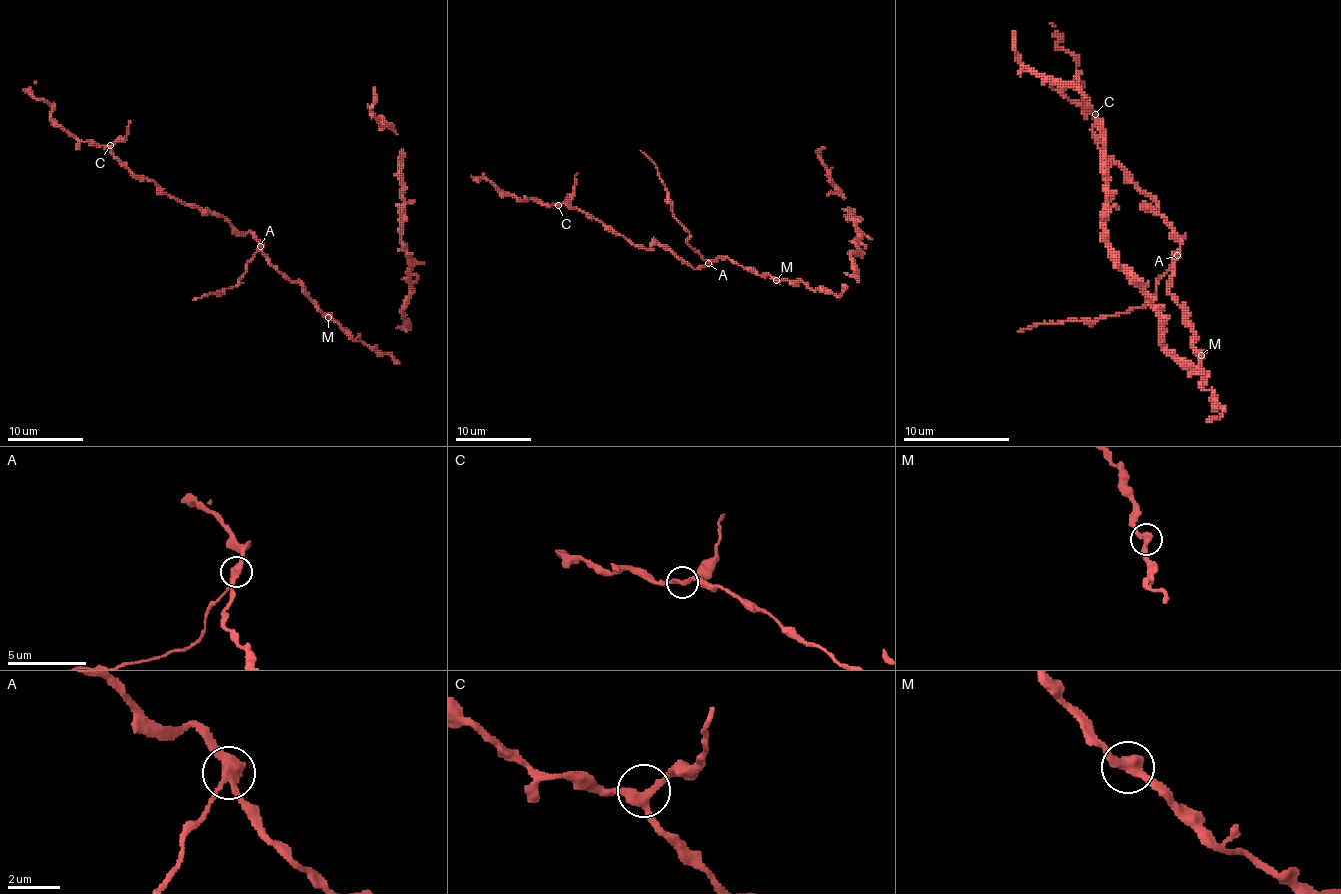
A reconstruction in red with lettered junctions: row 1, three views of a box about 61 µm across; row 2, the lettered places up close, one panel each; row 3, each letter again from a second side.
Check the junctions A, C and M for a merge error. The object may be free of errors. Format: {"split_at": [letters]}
{"split_at": ["A"]}

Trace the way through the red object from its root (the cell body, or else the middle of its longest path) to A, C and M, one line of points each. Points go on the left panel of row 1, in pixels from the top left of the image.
A: (317, 303), (298, 283), (287, 279), (270, 262), (260, 245)
C: (317, 303), (270, 262), (249, 232), (140, 179), (110, 145)
M: (317, 303), (328, 317)

